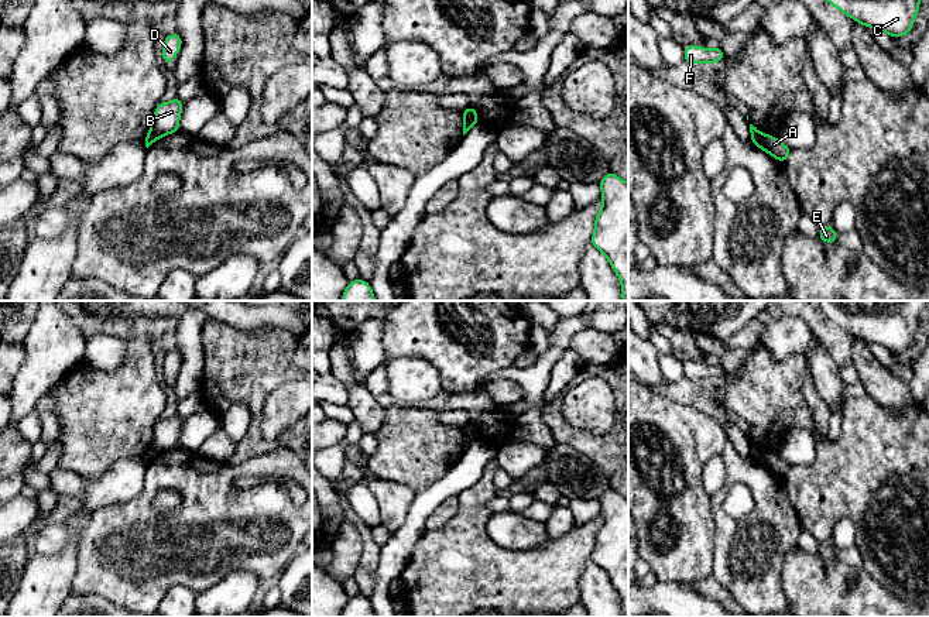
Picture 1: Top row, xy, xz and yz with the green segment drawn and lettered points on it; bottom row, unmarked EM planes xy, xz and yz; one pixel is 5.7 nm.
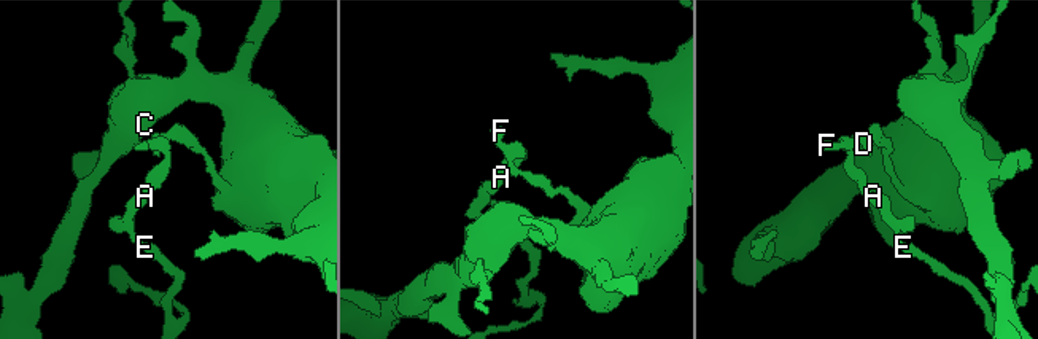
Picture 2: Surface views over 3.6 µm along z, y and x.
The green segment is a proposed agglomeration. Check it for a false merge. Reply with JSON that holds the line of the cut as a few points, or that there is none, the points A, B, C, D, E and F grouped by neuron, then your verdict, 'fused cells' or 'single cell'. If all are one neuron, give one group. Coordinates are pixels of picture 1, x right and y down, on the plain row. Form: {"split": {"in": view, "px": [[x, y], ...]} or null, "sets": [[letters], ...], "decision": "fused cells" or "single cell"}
{"split": {"in": "xz", "px": [[463, 427], [475, 439]]}, "sets": [["A", "E"], ["B", "C", "D", "F"]], "decision": "fused cells"}

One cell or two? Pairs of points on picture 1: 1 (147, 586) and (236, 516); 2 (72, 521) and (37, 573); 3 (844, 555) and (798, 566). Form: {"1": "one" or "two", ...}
{"1": "one", "2": "one", "3": "two"}

